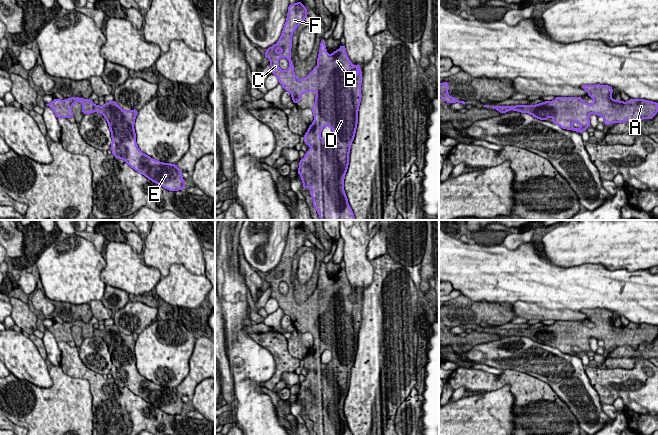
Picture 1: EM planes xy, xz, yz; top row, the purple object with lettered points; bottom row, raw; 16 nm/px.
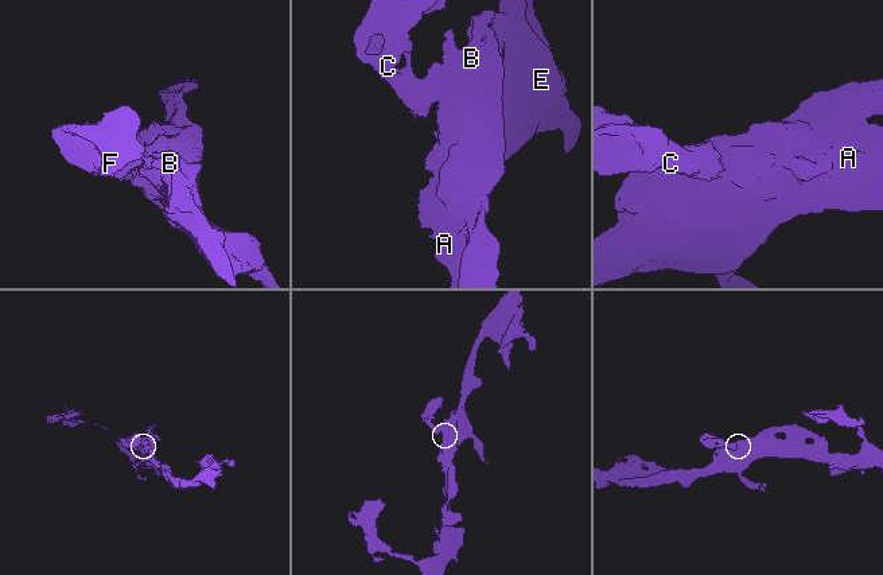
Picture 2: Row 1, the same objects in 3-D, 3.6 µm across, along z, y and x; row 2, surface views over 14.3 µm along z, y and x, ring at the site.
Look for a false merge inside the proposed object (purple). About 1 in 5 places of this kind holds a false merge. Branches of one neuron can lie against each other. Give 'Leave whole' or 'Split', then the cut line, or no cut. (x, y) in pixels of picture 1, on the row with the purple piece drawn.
Leave whole. No split

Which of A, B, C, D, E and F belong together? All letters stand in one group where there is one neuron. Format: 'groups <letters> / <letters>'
groups A B C D E F

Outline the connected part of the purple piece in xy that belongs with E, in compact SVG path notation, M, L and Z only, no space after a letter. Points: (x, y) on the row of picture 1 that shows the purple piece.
M79 97L66 100L54 98L46 105L54 111L57 118L69 119L73 117L72 106L76 102L82 103L84 115L98 112L105 117L112 137L110 149L116 158L123 159L135 171L169 191L184 189L186 183L182 177L182 171L176 164L157 161L139 150L134 130L138 110L126 111L114 100L99 106L90 99Z

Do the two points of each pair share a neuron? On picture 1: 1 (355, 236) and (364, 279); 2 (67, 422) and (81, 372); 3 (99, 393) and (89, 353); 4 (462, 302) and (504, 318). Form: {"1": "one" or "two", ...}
{"1": "one", "2": "two", "3": "two", "4": "one"}

